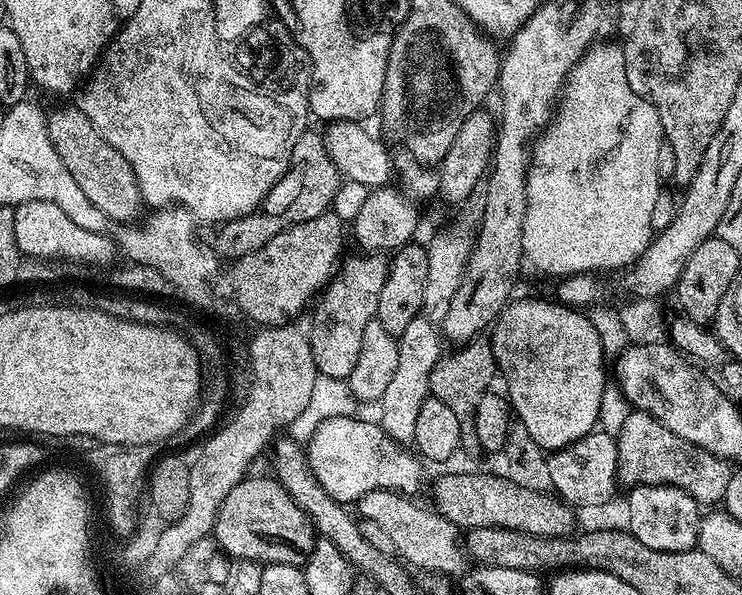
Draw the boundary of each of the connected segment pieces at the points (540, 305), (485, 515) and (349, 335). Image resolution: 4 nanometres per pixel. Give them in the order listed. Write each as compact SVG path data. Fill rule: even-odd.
M513 298L505 304L490 328L492 353L499 375L502 380L504 376L504 384L508 387L508 403L512 405L519 424L526 426L526 434L530 434L534 442L538 442L538 446L545 450L564 448L575 440L581 440L597 427L606 387L606 353L598 330L591 324L590 316L579 307L552 302Z
M456 472L453 476L444 476L436 484L434 507L461 530L498 526L499 528L519 528L521 532L529 532L531 536L545 538L568 538L577 531L575 516L577 513L573 505L564 503L556 494L526 490L526 486L518 486L504 474L487 476L484 472Z
M359 254L339 265L315 305L316 313L310 323L310 350L314 354L319 375L347 380L358 362L362 350L362 334L371 320L376 319L378 294L388 277L388 264L379 255ZM348 260L348 261L347 261ZM324 296L324 297L323 297Z

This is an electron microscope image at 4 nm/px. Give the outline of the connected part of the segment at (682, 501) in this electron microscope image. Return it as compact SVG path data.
M638 484L628 496L627 531L631 532L642 546L663 552L681 552L697 547L700 538L701 505L690 494L669 484Z

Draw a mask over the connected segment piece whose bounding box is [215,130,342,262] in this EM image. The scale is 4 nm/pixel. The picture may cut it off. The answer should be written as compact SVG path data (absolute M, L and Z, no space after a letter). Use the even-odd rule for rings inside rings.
M306 130L298 138L298 142L294 142L292 163L289 164L284 177L268 194L266 201L268 212L264 212L265 210L248 212L244 216L224 221L215 229L216 252L220 256L225 256L228 262L242 259L246 254L266 246L270 238L291 228L292 225L301 224L310 218L318 218L318 214L331 209L332 199L340 189L342 177L328 157L328 151L324 148L323 135L319 131L317 133L312 131Z

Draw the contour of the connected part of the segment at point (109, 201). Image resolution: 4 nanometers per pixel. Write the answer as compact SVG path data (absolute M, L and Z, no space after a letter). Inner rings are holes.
M79 106L72 108L56 108L47 113L48 133L54 150L58 150L58 158L70 170L70 178L78 182L78 190L102 210L102 214L109 221L124 220L120 222L132 222L142 209L142 197L140 187L134 178L134 172L130 170L130 164L106 138L86 118L86 114Z

